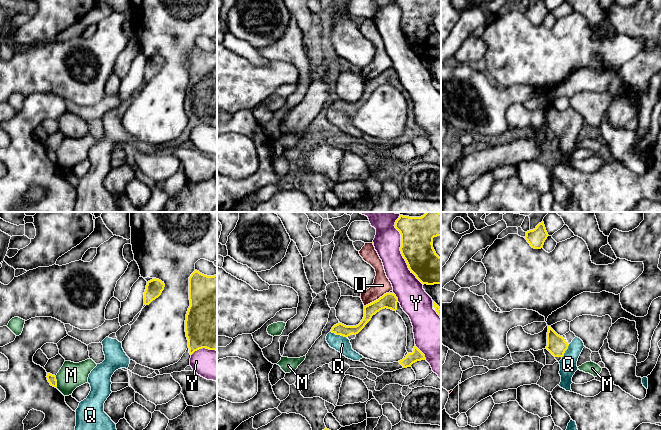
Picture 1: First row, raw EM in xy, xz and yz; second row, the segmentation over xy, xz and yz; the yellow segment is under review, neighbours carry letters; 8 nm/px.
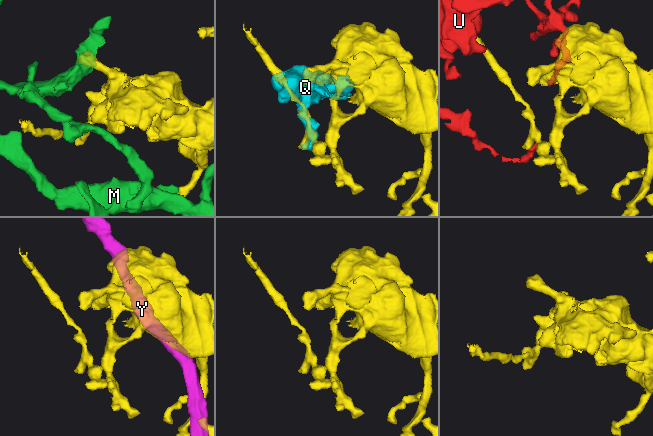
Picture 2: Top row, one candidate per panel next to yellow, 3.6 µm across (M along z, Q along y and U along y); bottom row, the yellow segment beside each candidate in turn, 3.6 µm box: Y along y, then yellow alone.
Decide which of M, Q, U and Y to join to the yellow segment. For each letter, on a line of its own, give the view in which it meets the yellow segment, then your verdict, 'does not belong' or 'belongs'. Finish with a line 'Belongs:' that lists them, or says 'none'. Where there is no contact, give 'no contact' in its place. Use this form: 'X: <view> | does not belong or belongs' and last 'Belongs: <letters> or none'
M: xy | does not belong
Q: xz | belongs
U: xz | does not belong
Y: xz | does not belong
Belongs: Q

